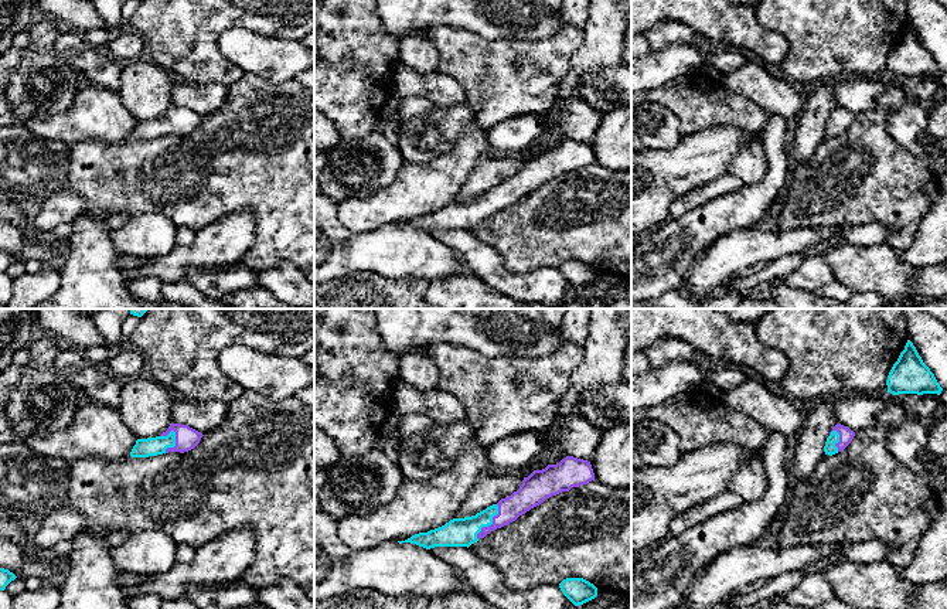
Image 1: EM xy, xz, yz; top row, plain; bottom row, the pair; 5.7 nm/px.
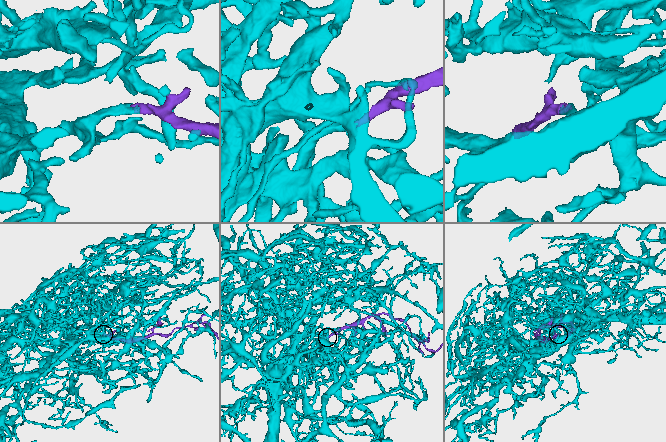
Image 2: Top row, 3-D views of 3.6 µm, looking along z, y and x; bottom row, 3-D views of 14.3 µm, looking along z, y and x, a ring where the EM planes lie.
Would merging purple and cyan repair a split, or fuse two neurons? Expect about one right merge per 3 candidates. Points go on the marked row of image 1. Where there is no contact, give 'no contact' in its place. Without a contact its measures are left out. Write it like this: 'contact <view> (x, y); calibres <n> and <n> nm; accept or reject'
contact xz (491, 524); calibres 140 and 160 nm; accept

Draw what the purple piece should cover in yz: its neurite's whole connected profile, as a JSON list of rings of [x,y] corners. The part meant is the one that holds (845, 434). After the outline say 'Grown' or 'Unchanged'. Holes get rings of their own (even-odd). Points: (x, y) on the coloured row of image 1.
[[[837,423],[830,432],[830,436],[827,438],[824,446],[825,455],[832,456],[838,452],[842,452],[852,442],[854,436],[854,431],[841,423]]]. Grown

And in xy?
[[[171,423],[166,432],[156,438],[137,439],[133,446],[132,457],[149,457],[168,452],[188,452],[194,449],[202,433],[188,425]]]. Grown

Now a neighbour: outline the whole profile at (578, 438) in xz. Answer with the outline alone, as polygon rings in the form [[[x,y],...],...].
[[[570,416],[539,433],[548,449],[558,440],[568,456],[592,462],[604,432],[580,416]]]

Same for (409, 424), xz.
[[[403,414],[399,416],[398,445],[415,433],[427,432],[436,422],[423,414]]]

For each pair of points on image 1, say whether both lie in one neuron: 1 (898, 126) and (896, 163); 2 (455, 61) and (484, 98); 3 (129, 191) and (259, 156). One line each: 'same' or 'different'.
1: different
2: same
3: same

